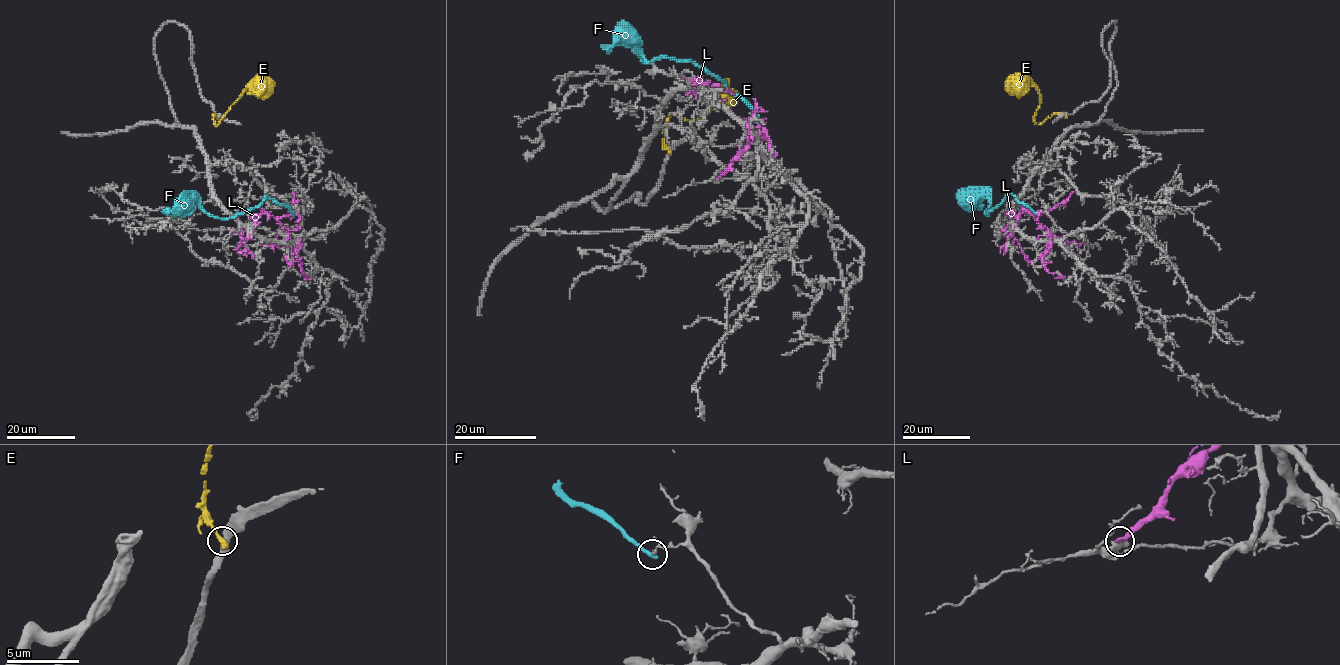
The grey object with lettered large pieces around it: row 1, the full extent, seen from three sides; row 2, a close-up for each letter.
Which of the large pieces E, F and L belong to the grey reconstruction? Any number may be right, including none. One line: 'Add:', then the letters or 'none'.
Add: none

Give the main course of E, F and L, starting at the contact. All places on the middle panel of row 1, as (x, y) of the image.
E: (669, 150), (664, 129), (669, 115), (699, 119), (727, 83), (726, 79)
F: (759, 122), (752, 109), (726, 85), (689, 61), (658, 57), (647, 61), (618, 39), (610, 46), (601, 44)
L: (718, 177), (751, 137), (741, 122), (709, 97), (700, 83), (708, 83), (709, 80)

